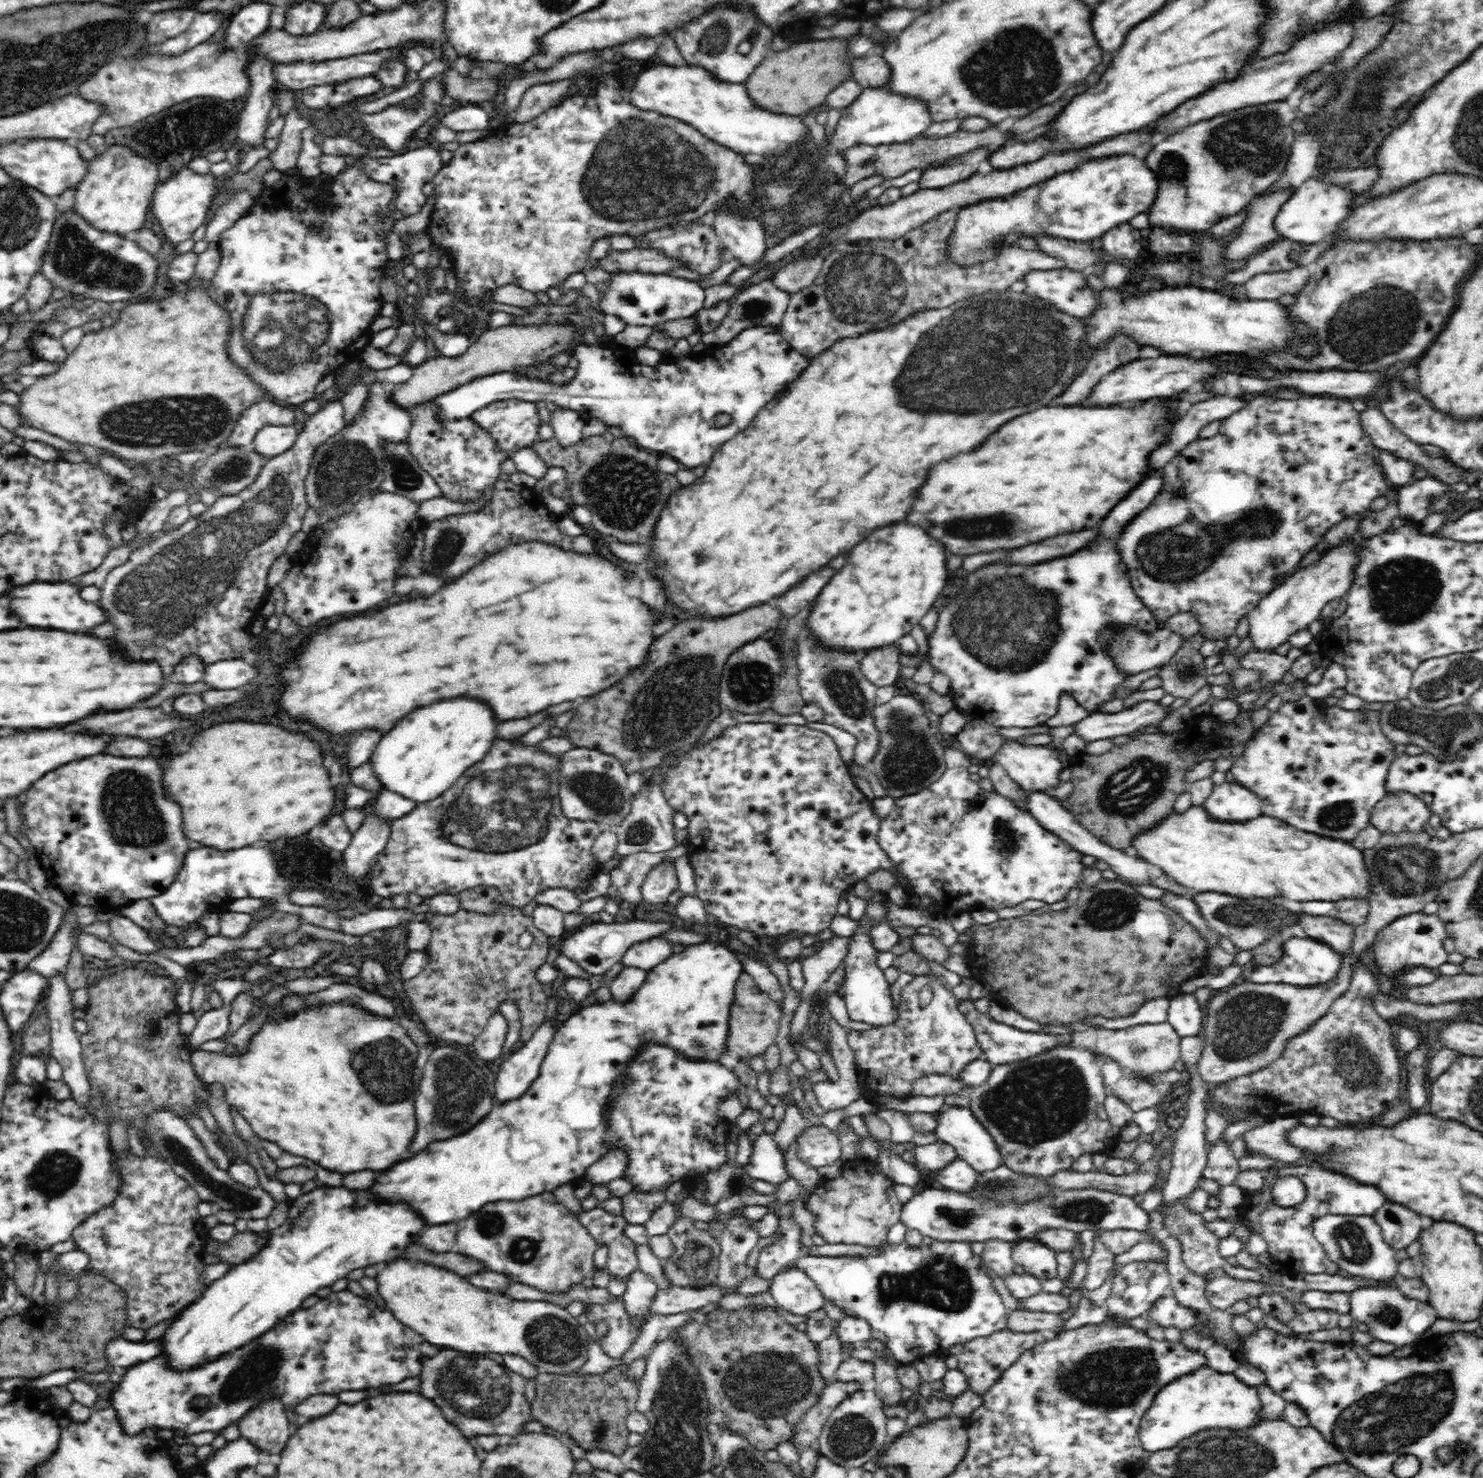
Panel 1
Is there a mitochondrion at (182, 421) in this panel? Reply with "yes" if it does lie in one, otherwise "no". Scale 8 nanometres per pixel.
yes

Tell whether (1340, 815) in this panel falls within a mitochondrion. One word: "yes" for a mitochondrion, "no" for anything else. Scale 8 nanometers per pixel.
yes

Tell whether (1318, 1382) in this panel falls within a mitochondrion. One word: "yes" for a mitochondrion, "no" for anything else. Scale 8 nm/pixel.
yes

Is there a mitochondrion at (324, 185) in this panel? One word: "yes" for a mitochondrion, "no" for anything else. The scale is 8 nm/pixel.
no

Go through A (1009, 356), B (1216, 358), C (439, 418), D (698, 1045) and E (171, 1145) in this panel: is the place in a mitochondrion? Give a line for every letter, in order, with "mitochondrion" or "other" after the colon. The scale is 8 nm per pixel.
A: mitochondrion
B: other
C: other
D: mitochondrion
E: mitochondrion

